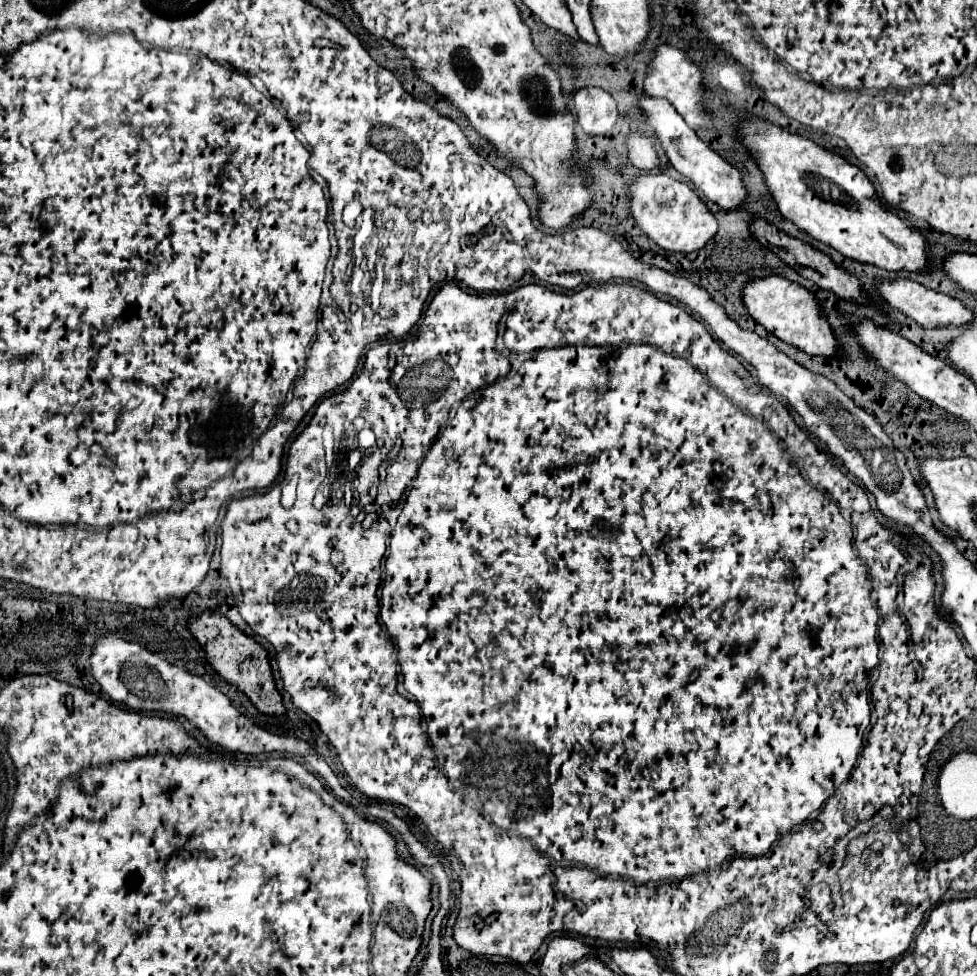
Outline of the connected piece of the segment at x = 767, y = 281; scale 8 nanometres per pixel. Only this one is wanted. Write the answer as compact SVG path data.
M779 275L751 277L741 291L741 299L743 299L749 315L759 325L763 325L769 333L779 337L781 341L785 341L809 355L823 355L823 357L837 355L837 343L831 335L831 327L819 315L819 303L805 287L791 283Z

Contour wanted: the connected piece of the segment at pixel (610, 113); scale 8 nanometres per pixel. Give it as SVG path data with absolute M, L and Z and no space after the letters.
M601 87L579 89L573 97L577 123L587 135L607 135L617 121L617 102Z

